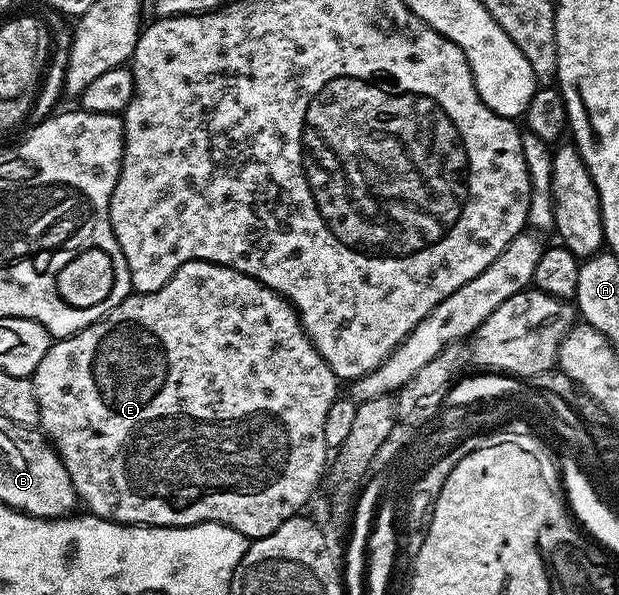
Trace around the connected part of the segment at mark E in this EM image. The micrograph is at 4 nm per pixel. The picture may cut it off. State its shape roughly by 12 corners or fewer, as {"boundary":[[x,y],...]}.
{"boundary":[[232,266],[52,341],[39,426],[124,526],[272,534],[335,373]]}

